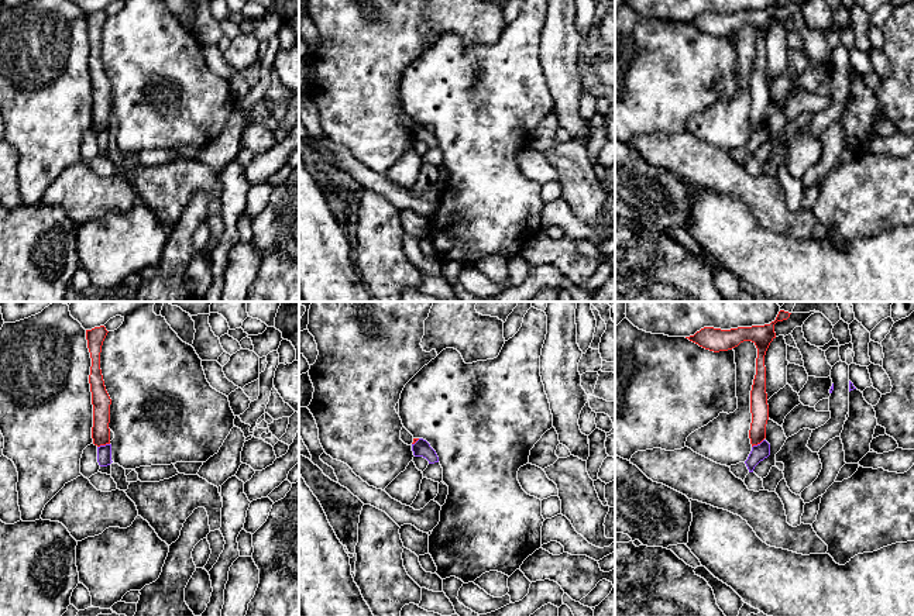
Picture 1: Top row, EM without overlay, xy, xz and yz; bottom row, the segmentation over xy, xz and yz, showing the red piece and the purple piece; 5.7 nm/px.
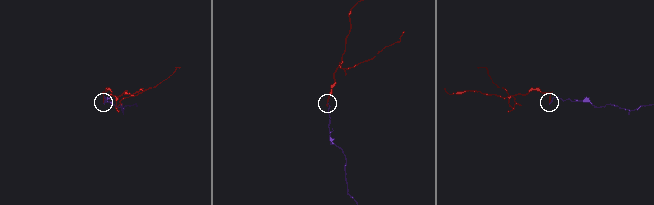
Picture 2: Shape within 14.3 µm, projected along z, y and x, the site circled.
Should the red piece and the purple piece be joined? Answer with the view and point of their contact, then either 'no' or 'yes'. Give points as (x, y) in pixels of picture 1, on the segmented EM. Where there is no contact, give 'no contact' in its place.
contact xy (103, 444); no

